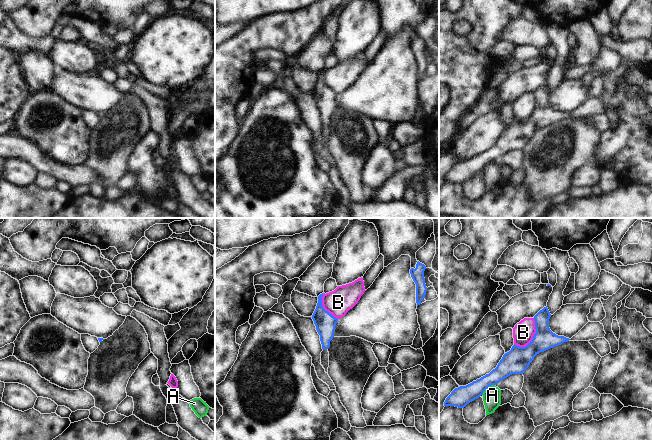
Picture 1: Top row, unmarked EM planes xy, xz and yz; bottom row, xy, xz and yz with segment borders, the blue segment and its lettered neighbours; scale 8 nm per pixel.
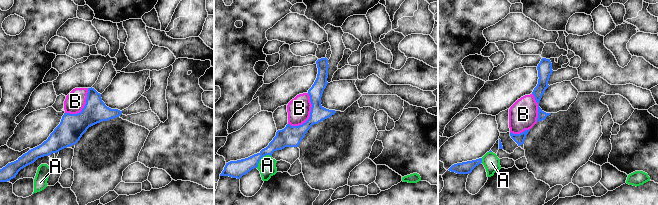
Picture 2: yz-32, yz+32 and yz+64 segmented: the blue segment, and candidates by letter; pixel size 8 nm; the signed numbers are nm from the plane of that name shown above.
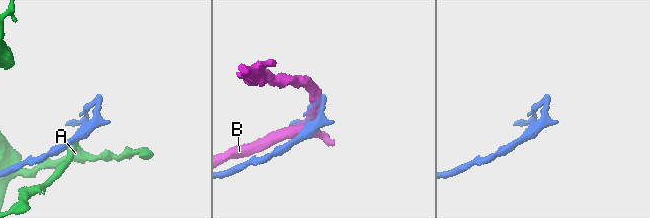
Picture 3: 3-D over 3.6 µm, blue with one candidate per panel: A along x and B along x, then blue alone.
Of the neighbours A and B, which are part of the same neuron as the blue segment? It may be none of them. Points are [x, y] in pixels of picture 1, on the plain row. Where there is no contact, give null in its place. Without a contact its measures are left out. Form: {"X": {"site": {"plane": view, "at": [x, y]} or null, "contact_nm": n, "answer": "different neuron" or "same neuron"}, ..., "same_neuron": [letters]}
{"A": {"site": {"plane": "yz", "at": [487, 163]}, "contact_nm": 130, "answer": "different neuron"}, "B": {"site": {"plane": "yz", "at": [533, 113]}, "contact_nm": 280, "answer": "different neuron"}, "same_neuron": []}

